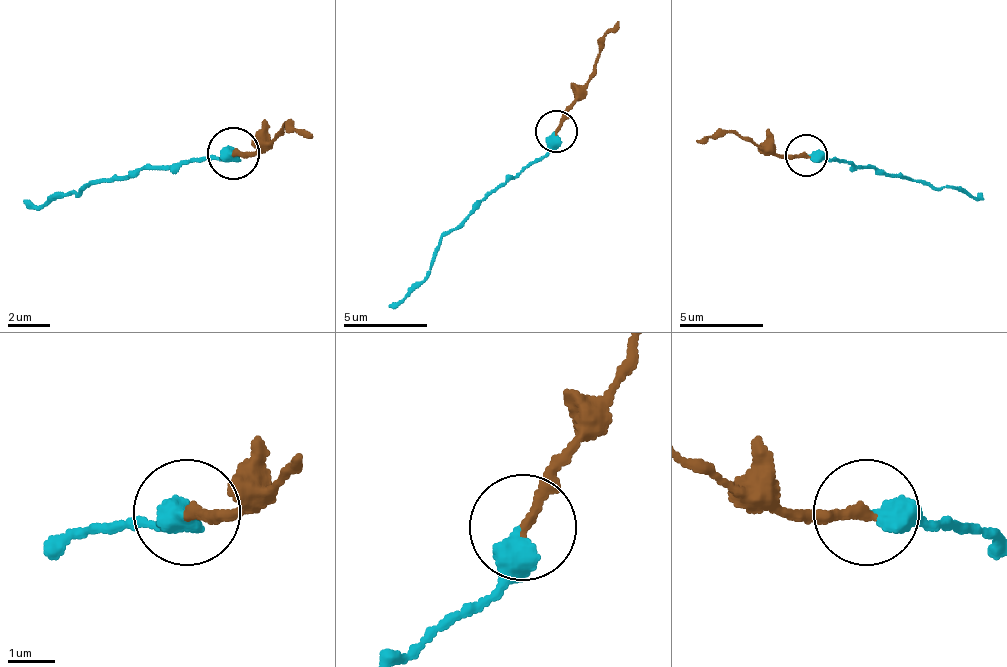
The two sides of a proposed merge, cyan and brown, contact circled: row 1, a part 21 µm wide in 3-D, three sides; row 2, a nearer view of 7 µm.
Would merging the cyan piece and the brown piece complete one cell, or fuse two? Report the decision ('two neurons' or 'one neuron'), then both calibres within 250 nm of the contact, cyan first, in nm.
two neurons; 500 nm thick on the cyan side, 220 nm on the other

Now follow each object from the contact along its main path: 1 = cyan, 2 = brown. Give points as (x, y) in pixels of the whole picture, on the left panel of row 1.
1: (232, 151), (90, 183), (75, 193), (22, 199)
2: (232, 151), (258, 151), (284, 125), (310, 136)

